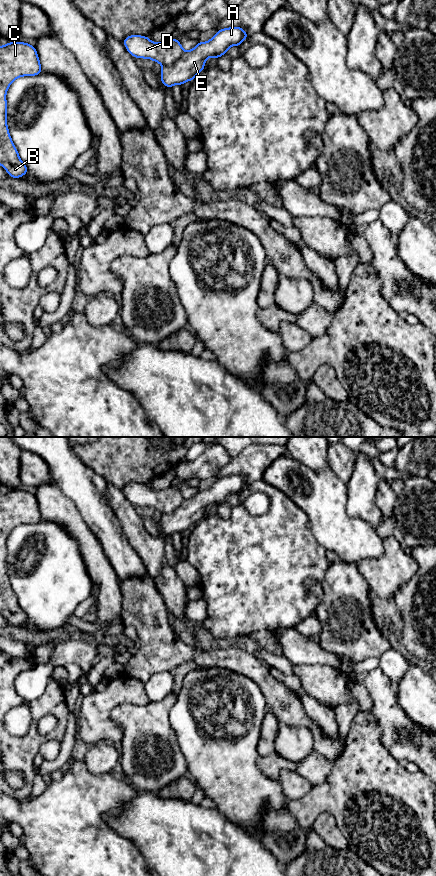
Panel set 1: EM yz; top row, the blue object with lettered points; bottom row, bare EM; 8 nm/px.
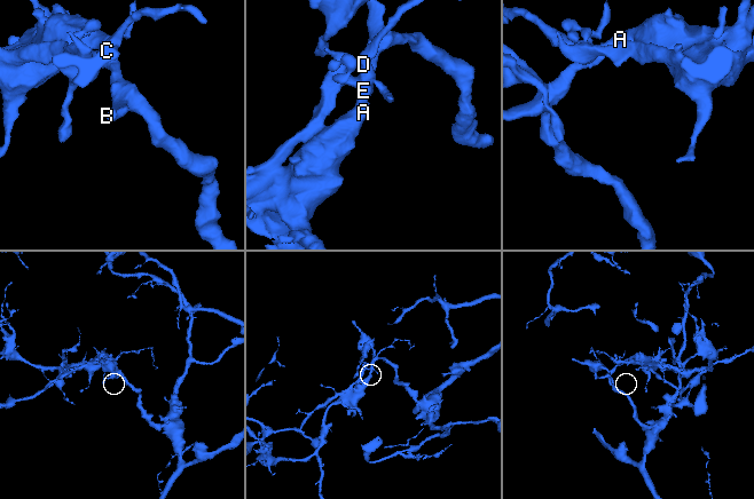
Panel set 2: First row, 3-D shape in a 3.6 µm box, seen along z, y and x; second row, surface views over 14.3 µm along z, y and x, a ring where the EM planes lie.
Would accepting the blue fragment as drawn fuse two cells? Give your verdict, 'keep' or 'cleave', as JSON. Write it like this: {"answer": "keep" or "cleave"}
{"answer": "cleave"}

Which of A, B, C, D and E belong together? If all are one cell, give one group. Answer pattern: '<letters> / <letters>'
A B C E / D

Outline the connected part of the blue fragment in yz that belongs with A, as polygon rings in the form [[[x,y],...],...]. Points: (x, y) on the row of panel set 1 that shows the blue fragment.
[[[241,27],[224,28],[207,42],[198,42],[190,51],[182,53],[181,57],[170,65],[163,65],[161,83],[171,88],[192,81],[204,68],[208,57],[218,59],[227,54],[231,46],[240,46],[249,35]]]

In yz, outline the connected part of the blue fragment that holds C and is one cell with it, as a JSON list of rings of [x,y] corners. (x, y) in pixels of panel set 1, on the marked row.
[[[8,42],[5,46],[0,46],[0,165],[12,178],[21,178],[29,170],[20,159],[9,134],[7,127],[6,93],[15,79],[22,76],[36,76],[42,72],[35,46],[23,42]]]

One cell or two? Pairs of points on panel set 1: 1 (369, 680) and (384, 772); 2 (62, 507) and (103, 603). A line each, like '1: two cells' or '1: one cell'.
1: two cells
2: one cell

